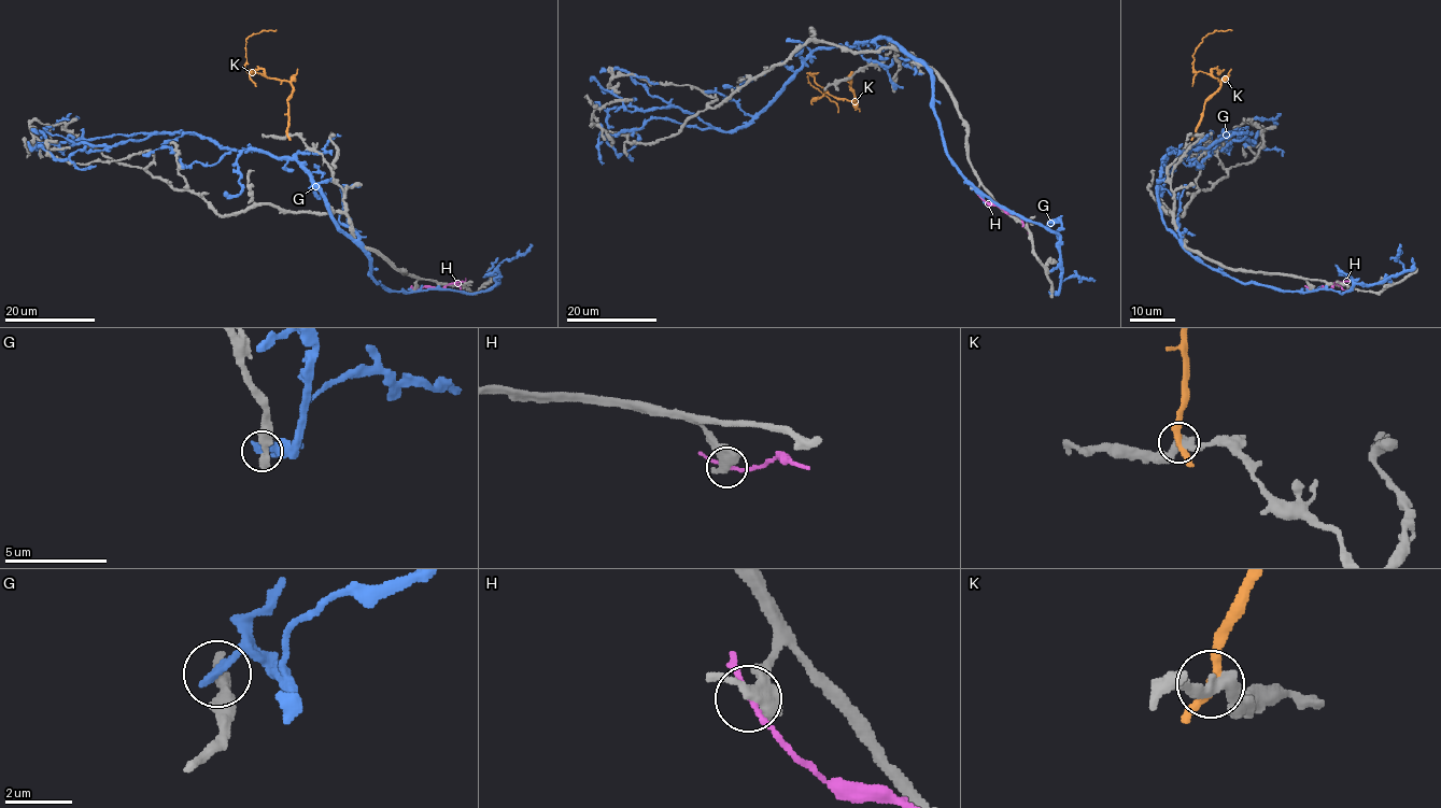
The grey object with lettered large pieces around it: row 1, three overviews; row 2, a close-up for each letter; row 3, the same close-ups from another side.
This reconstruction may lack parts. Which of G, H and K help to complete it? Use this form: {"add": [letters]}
{"add": []}

